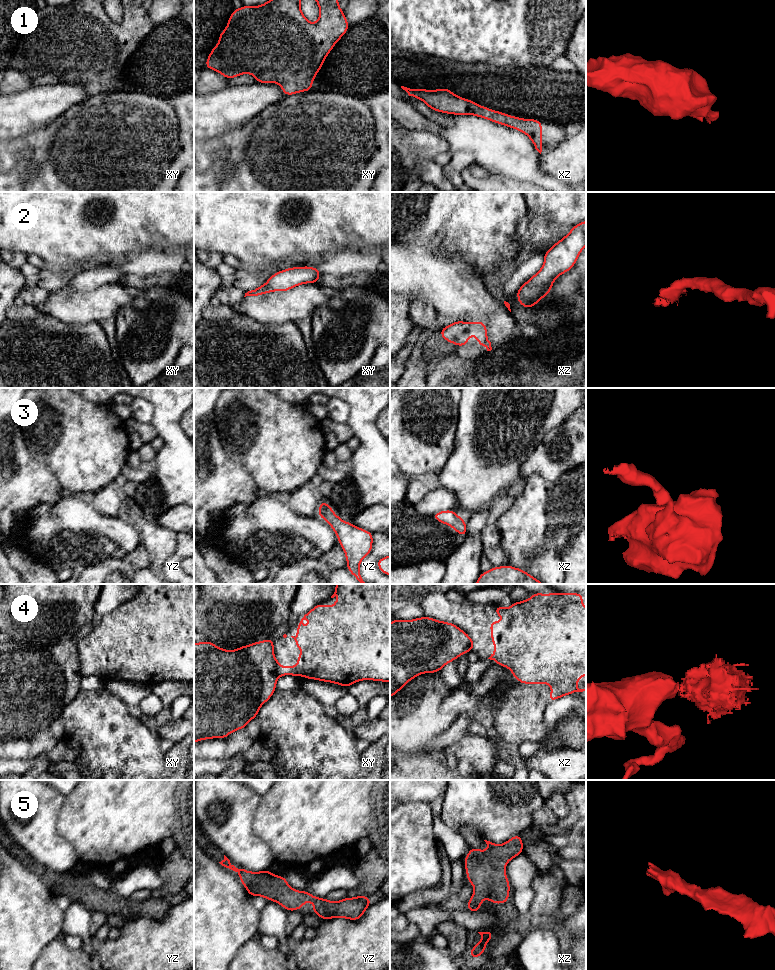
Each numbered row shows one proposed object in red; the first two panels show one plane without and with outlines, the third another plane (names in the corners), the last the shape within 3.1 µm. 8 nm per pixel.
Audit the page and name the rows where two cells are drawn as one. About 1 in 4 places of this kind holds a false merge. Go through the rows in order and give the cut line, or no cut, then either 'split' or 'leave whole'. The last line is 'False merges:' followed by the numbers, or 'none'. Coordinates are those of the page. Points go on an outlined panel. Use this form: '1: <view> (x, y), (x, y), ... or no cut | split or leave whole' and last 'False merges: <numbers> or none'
1: no cut | leave whole
2: no cut | leave whole
3: no cut | leave whole
4: xy (274, 658), (278, 676) | split
5: no cut | leave whole
False merges: 4

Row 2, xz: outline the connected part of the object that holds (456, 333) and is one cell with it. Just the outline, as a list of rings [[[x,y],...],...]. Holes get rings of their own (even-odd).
[[[454,321],[440,331],[441,337],[455,346],[467,346],[468,338],[474,335],[478,340],[478,346],[485,346],[491,351],[491,342],[487,339],[487,327],[482,321],[467,323],[465,321]]]

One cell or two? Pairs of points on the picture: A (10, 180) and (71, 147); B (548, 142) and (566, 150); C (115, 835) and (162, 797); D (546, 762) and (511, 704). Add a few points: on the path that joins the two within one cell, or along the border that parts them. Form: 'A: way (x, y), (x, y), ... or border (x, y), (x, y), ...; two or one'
A: border (10, 170), (14, 168), (26, 170), (29, 176); two
B: border (566, 137), (555, 147), (541, 154); two
C: way (127, 823), (150, 800); one
D: border (541, 748), (547, 751); two

